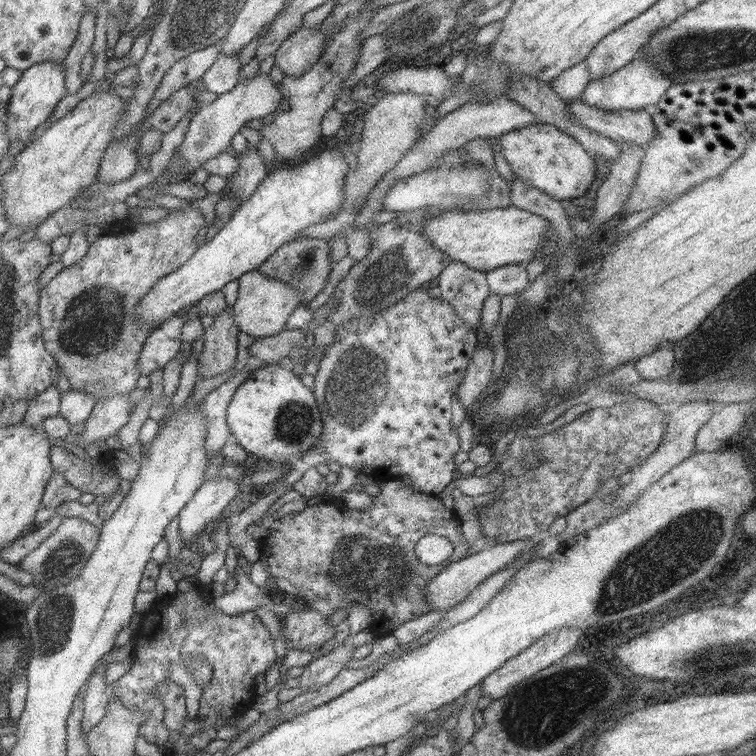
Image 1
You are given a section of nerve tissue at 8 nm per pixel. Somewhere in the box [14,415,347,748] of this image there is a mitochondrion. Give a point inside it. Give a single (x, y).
(52, 621)

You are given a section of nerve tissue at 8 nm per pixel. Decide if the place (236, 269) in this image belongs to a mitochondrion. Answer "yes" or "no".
no

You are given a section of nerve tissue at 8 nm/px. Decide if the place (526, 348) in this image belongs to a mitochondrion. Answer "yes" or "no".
yes

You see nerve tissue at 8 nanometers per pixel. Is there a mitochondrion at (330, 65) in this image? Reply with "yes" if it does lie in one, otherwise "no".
yes

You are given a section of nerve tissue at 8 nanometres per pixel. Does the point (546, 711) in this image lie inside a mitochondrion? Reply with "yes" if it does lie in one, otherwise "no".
yes

